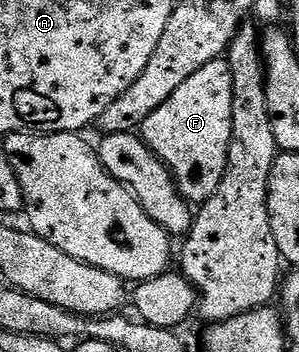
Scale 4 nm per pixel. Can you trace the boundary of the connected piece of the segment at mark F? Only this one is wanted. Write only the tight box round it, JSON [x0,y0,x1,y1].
[142,58,234,204]

